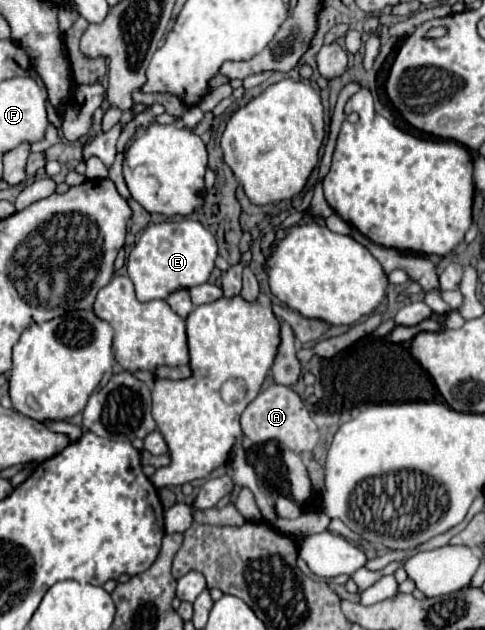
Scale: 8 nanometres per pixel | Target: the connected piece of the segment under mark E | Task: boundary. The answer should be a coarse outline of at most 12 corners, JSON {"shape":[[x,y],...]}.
{"shape":[[198,221],[148,225],[128,255],[138,301],[206,283],[216,239]]}

